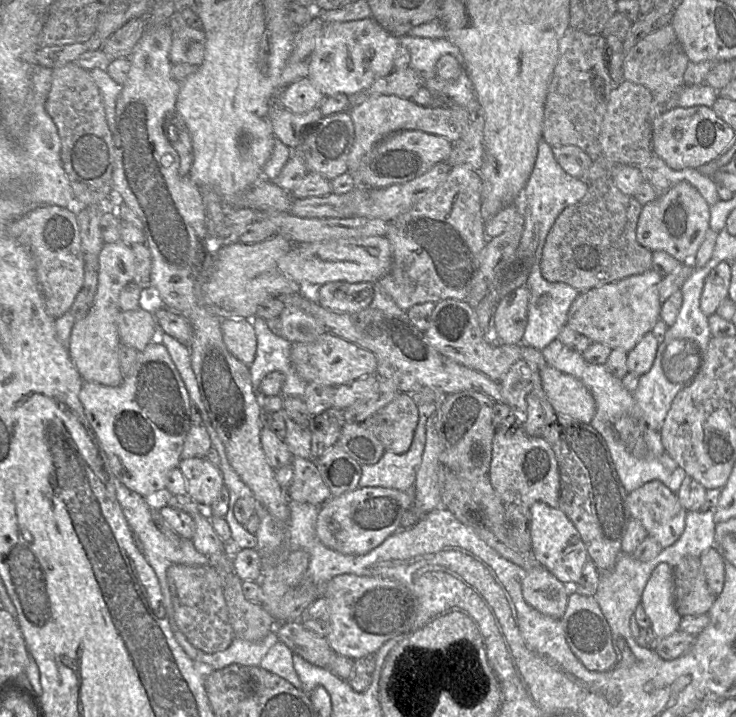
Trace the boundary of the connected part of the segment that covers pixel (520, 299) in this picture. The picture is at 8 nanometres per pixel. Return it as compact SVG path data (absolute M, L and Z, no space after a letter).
M526 286L517 288L503 297L494 309L492 328L501 344L521 344L528 320L530 291Z

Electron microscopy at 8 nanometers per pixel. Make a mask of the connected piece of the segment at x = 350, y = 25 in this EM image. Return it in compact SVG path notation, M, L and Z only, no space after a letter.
M373 17L347 22L324 22L322 35L310 56L307 78L324 96L355 94L394 69L394 57L399 46L399 38L386 31Z

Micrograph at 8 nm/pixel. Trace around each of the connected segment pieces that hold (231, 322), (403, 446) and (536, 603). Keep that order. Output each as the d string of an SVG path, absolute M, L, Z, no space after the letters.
M226 318L221 323L221 330L227 350L249 367L255 359L257 348L252 321Z
M398 392L391 402L363 422L382 442L385 451L404 453L411 445L417 426L417 403L411 394Z
M542 565L526 571L522 595L527 604L539 612L561 619L564 615L571 586L559 581Z

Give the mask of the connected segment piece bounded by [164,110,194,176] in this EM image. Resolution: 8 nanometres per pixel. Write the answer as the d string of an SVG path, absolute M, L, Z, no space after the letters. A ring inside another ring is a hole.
M176 110L166 117L164 132L168 141L179 154L179 175L189 175L194 158L192 140L185 122Z

